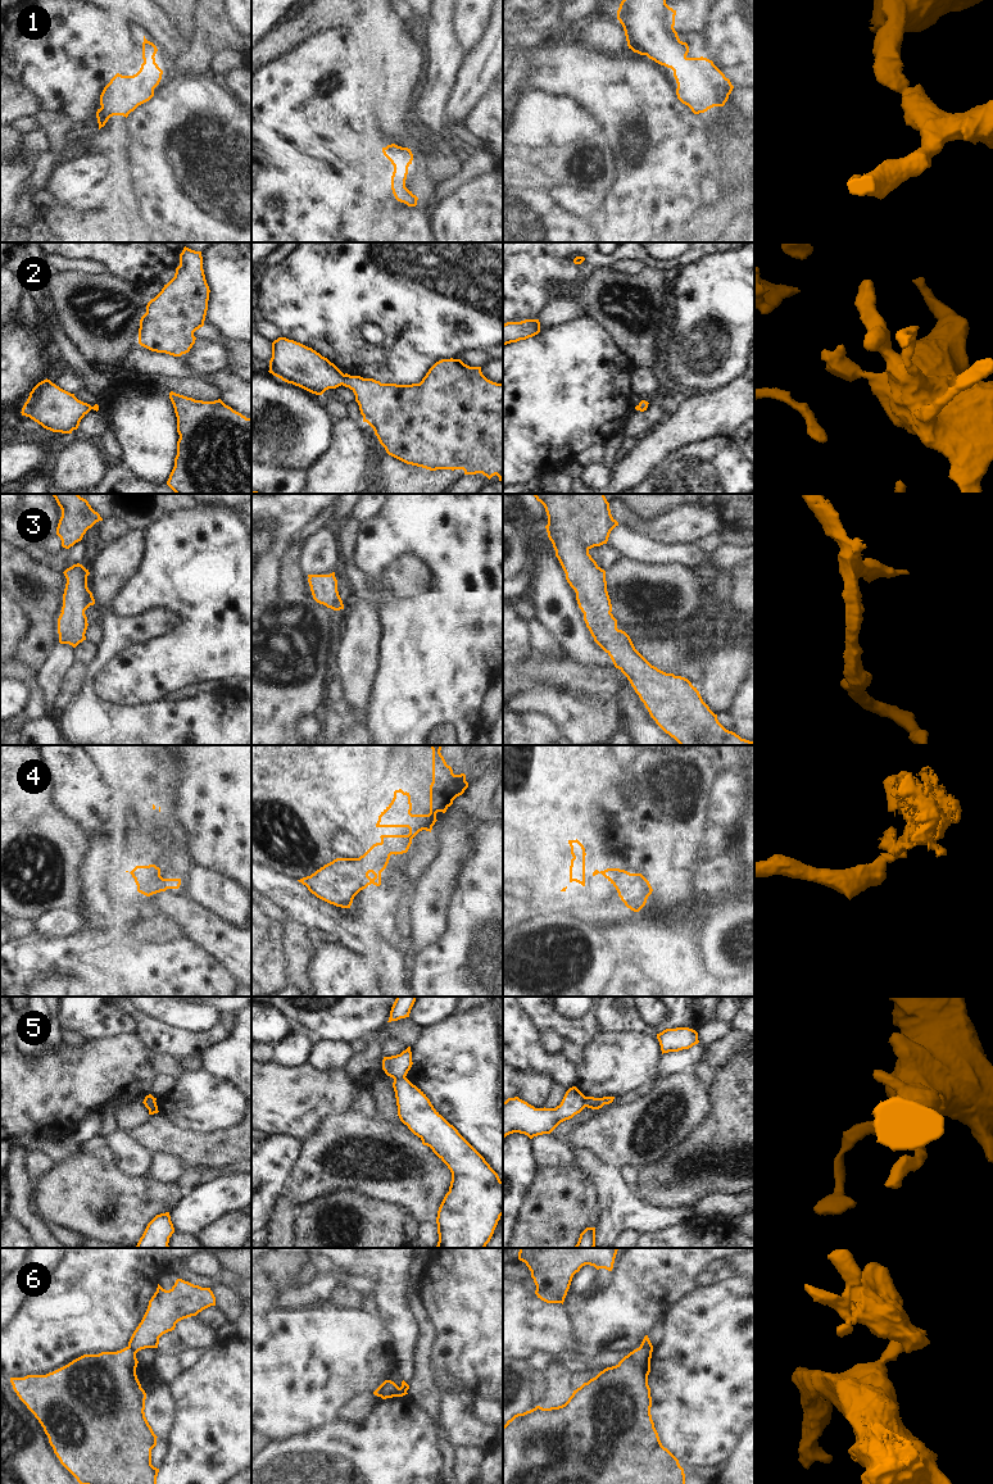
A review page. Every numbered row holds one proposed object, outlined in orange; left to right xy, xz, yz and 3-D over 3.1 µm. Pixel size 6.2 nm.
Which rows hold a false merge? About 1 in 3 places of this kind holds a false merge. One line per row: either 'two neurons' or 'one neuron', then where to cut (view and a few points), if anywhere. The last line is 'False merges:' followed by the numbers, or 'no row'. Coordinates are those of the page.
1: one neuron; cut none
2: one neuron; cut none
3: one neuron; cut none
4: two neurons; cut xz (381, 842), (391, 853)
5: two neurons; cut xz (404, 1076), (394, 1080)
6: two neurons; cut yz (640, 1346), (652, 1348)
False merges: 4, 5, 6

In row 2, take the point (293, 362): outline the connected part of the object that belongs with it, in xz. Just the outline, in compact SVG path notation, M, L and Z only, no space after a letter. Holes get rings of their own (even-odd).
M278 337L272 342L269 373L287 384L299 386L312 394L322 395L328 389L349 387L359 405L363 422L375 431L386 453L407 464L436 469L463 469L464 475L482 473L489 480L498 476L503 481L503 384L488 380L481 367L470 367L461 359L436 362L420 384L381 384L373 378L343 373L319 353L294 340Z

